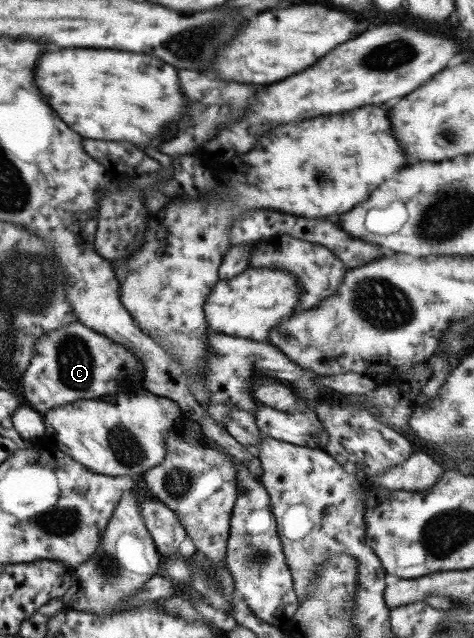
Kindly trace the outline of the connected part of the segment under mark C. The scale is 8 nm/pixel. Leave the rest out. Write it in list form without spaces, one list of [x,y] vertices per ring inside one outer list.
[[[77,320],[43,333],[31,350],[33,355],[17,382],[20,382],[26,403],[42,414],[76,400],[125,393],[142,382],[143,366],[131,351],[84,327]]]

